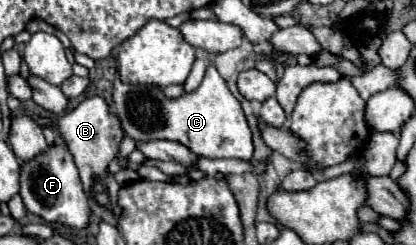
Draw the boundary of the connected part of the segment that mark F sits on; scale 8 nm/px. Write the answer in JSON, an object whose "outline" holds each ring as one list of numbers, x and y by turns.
{"outline":[[64,142,52,144,38,156,22,162,20,196,24,200,26,210,44,218,46,222,52,222,52,224,58,222,58,224,72,226,72,228,84,228,88,224,88,218,90,218,88,200,86,200,74,158]]}

